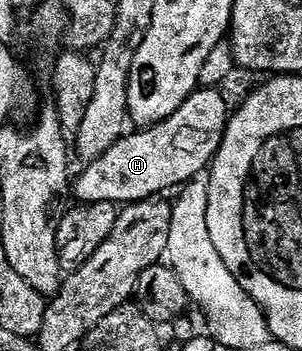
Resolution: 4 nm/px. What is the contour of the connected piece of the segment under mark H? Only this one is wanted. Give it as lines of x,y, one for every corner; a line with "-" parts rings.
199,88
162,123
153,124
128,134
117,141
98,159
91,160
82,175
75,178
72,191
80,199
81,204
114,203
127,205
158,197
156,195
174,187
181,188
193,182
203,170
211,166
218,149
225,137
228,128
230,108
224,99
224,94
219,88

